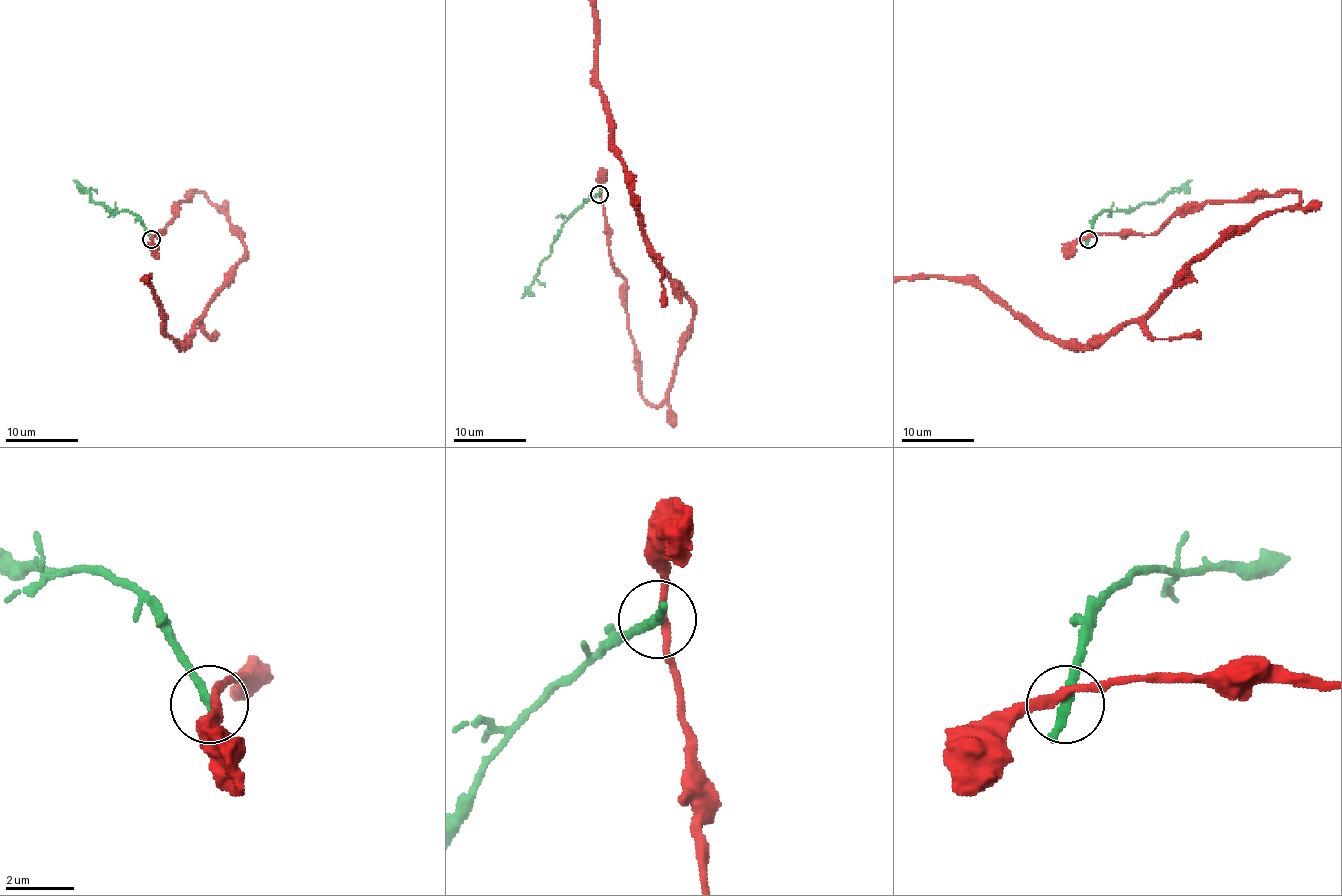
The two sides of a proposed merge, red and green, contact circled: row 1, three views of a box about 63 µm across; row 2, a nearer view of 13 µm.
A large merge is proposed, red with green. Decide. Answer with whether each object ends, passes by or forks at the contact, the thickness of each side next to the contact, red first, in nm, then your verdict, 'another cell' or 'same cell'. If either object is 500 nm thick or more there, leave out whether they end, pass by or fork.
red passes by; green ends; calibres 220 and 340 nm; another cell

